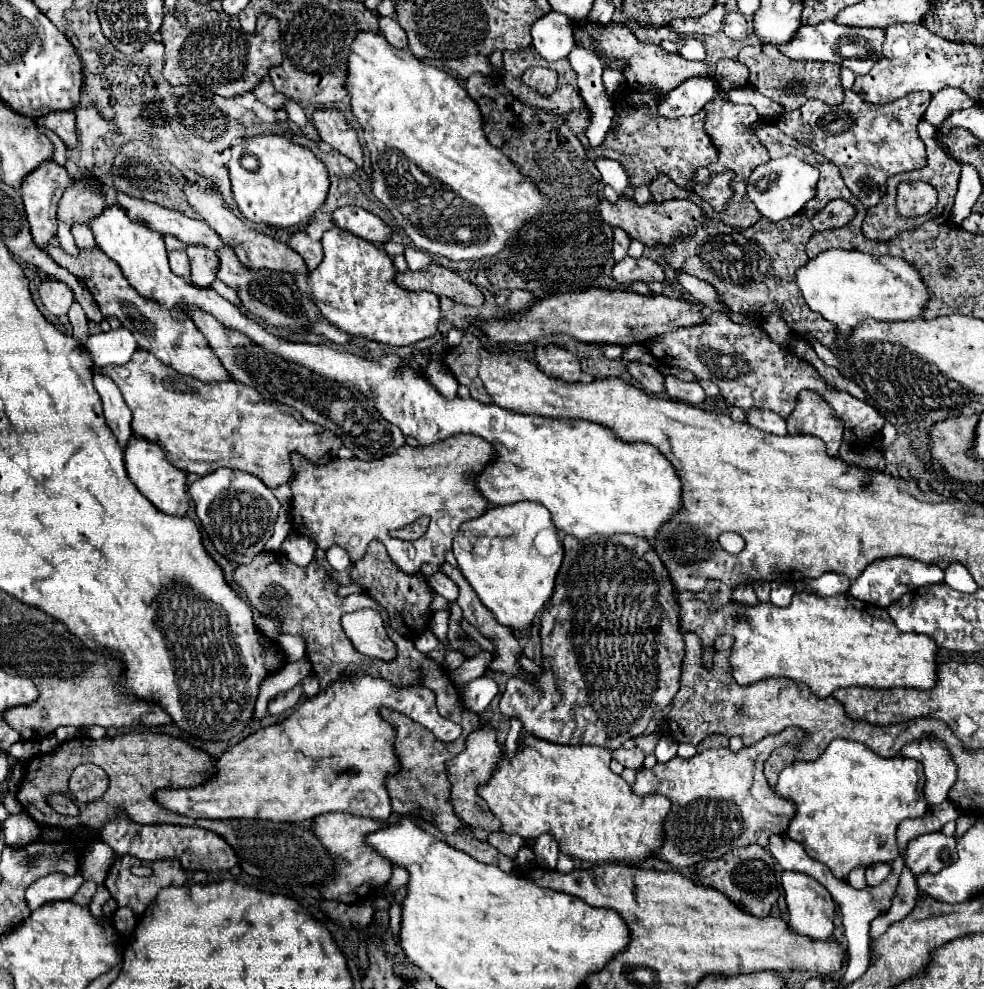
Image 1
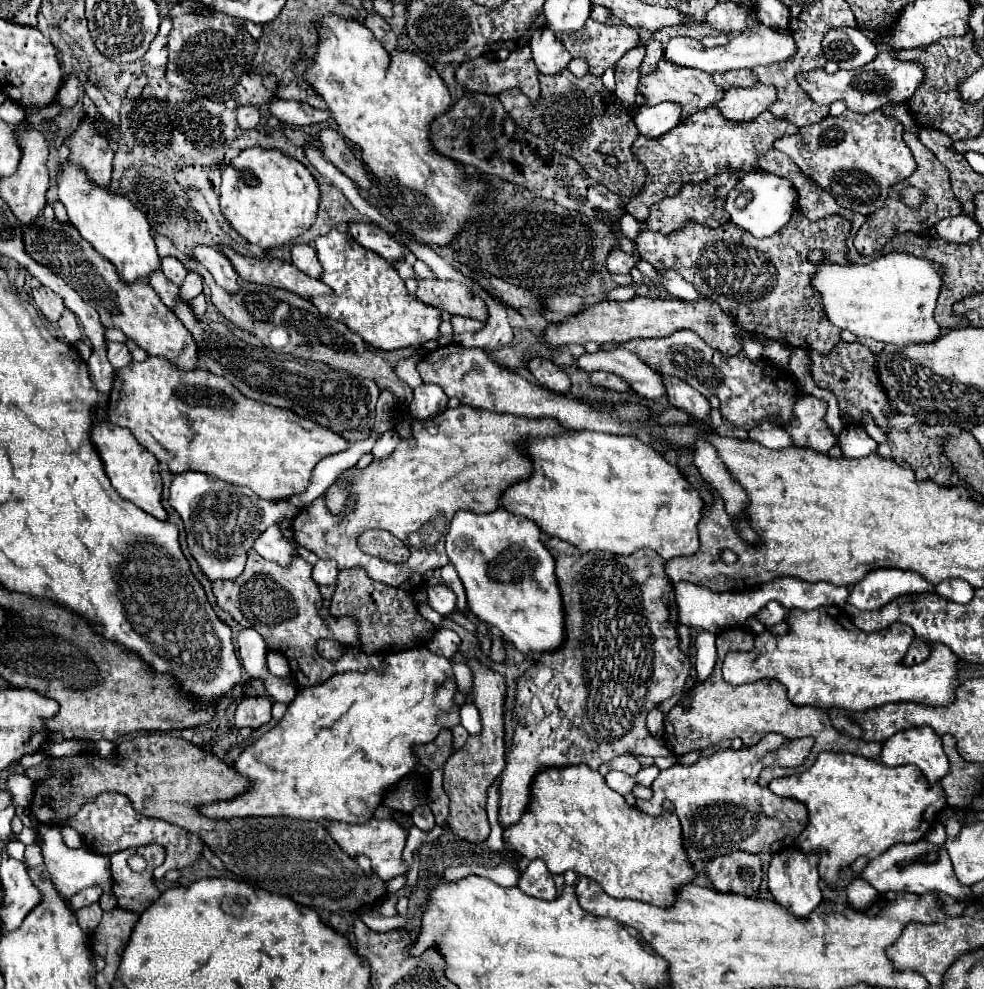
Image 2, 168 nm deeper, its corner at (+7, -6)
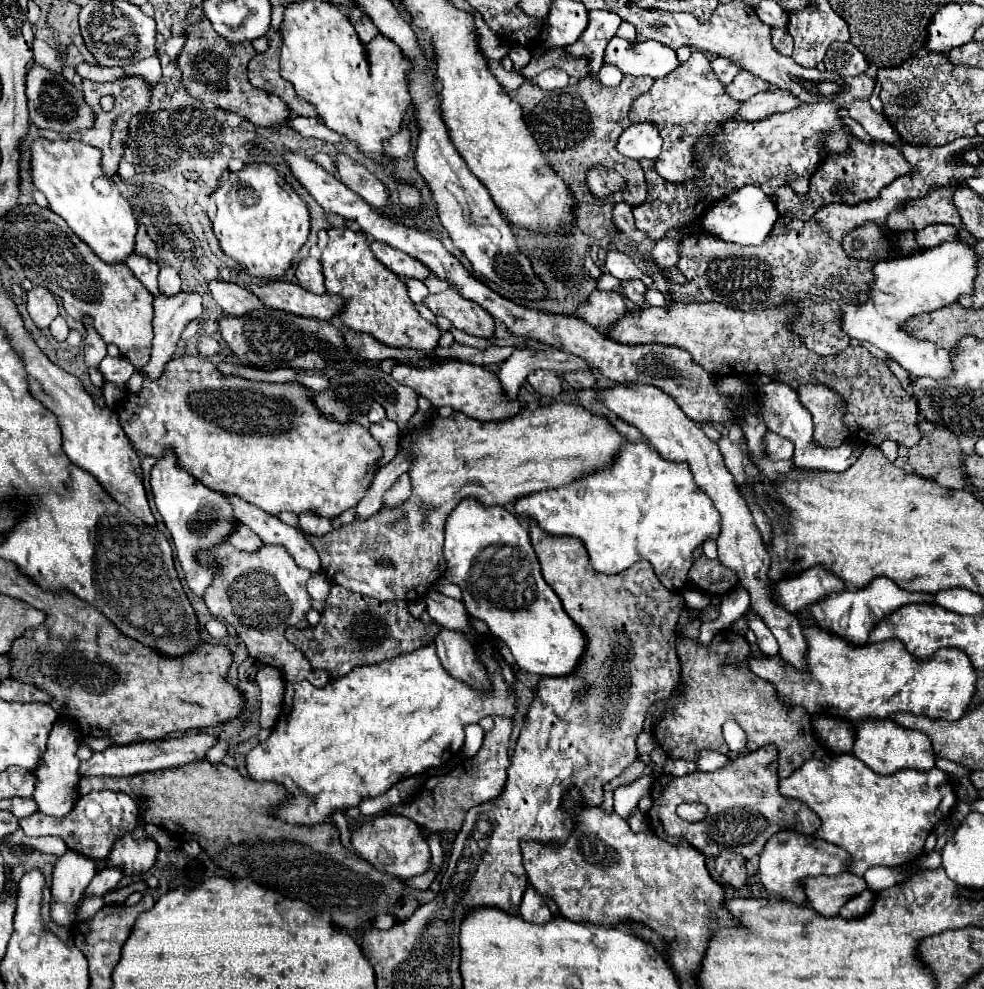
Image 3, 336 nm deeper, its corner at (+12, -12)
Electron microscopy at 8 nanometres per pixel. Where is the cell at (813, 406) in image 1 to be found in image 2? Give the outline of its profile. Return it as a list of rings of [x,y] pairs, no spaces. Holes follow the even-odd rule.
[[[801,396],[793,408],[789,422],[785,422],[785,430],[791,434],[793,444],[801,448],[811,448],[815,452],[827,454],[827,450],[837,442],[829,424],[825,422],[827,402],[815,396]]]

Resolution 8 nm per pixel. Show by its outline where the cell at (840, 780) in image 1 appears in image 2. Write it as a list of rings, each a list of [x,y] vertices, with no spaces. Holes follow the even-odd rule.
[[[819,754],[815,764],[793,776],[777,778],[769,788],[785,798],[803,802],[809,810],[809,824],[795,846],[803,852],[821,850],[819,874],[831,888],[837,886],[841,870],[859,856],[877,858],[897,842],[919,842],[925,838],[937,816],[947,808],[939,782],[931,784],[917,766],[887,768],[881,762],[853,754]]]

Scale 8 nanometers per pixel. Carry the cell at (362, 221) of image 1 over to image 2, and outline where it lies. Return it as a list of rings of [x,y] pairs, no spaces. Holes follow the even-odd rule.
[[[351,222],[349,234],[365,248],[375,250],[379,256],[383,256],[389,262],[405,260],[405,246],[399,244],[395,238],[391,238],[383,228],[371,222]]]

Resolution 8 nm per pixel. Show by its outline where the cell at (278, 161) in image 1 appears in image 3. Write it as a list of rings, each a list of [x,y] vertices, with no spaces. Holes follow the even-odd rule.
[[[246,164],[238,172],[230,172],[226,180],[220,182],[218,190],[214,192],[216,200],[216,218],[212,222],[214,234],[222,246],[222,250],[240,262],[246,272],[260,278],[280,278],[292,264],[292,258],[302,248],[310,232],[310,212],[302,198],[288,186],[288,182],[276,172],[270,164]]]

